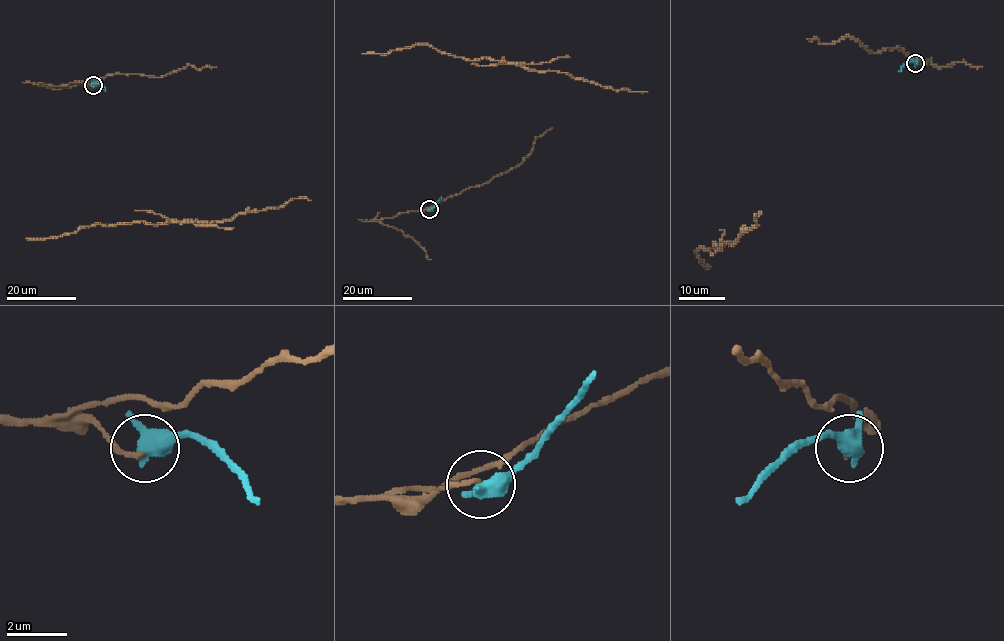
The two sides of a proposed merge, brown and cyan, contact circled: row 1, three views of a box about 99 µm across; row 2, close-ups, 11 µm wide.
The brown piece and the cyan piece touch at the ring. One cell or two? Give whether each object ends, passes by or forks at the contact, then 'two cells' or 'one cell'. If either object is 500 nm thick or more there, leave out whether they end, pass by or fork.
brown ends | cyan passes by | two cells

